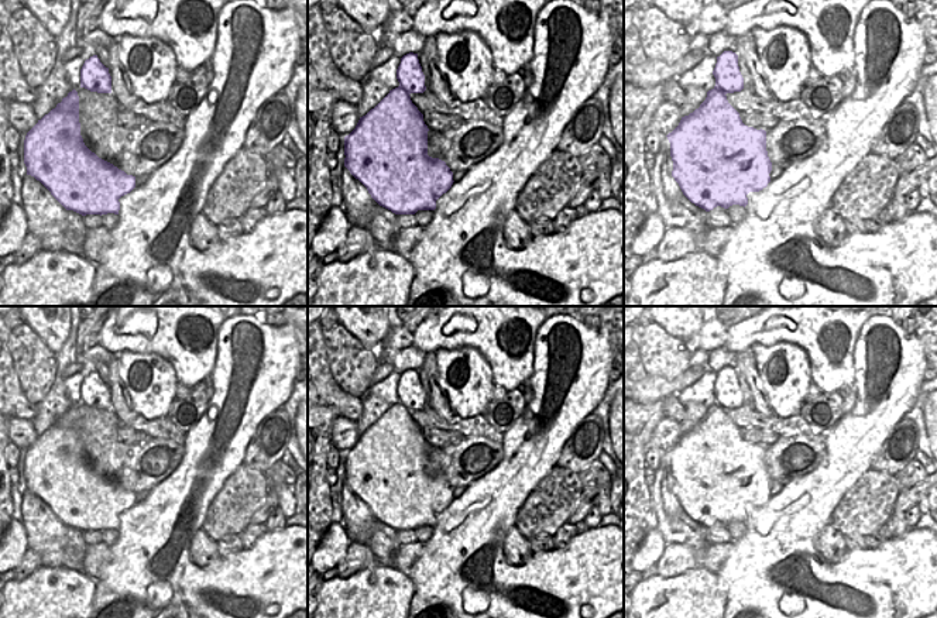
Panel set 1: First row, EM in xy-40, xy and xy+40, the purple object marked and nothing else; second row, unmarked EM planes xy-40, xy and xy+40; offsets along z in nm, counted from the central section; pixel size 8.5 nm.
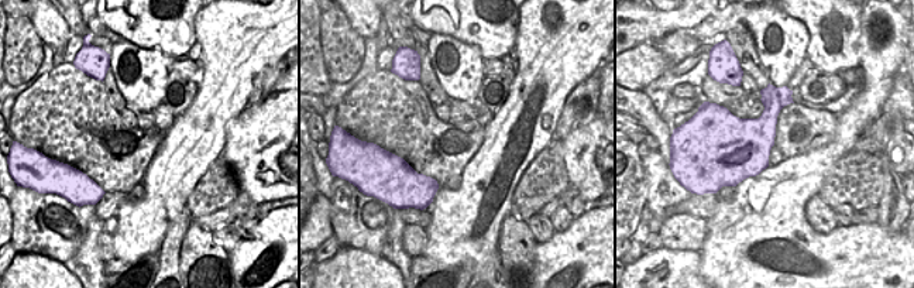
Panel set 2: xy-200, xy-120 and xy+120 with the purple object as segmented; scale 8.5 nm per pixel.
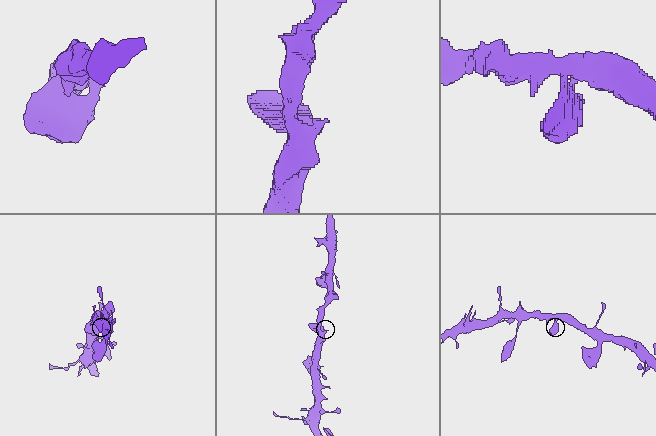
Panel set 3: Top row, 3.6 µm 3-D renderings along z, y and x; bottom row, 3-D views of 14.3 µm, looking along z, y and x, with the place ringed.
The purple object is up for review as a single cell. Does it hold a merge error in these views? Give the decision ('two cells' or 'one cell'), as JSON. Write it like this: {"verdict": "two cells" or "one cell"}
{"verdict": "one cell"}

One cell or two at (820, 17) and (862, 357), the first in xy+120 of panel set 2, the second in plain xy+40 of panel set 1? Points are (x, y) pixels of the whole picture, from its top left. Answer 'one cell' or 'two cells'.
two cells

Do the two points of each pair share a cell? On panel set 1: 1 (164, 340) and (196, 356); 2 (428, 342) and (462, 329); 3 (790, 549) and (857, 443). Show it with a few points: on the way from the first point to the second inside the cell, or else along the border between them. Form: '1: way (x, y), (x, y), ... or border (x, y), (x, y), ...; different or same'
1: way (172, 340), (188, 349); same
2: way (436, 333), (442, 329), (453, 328); same
3: way (790, 522), (840, 470); same

